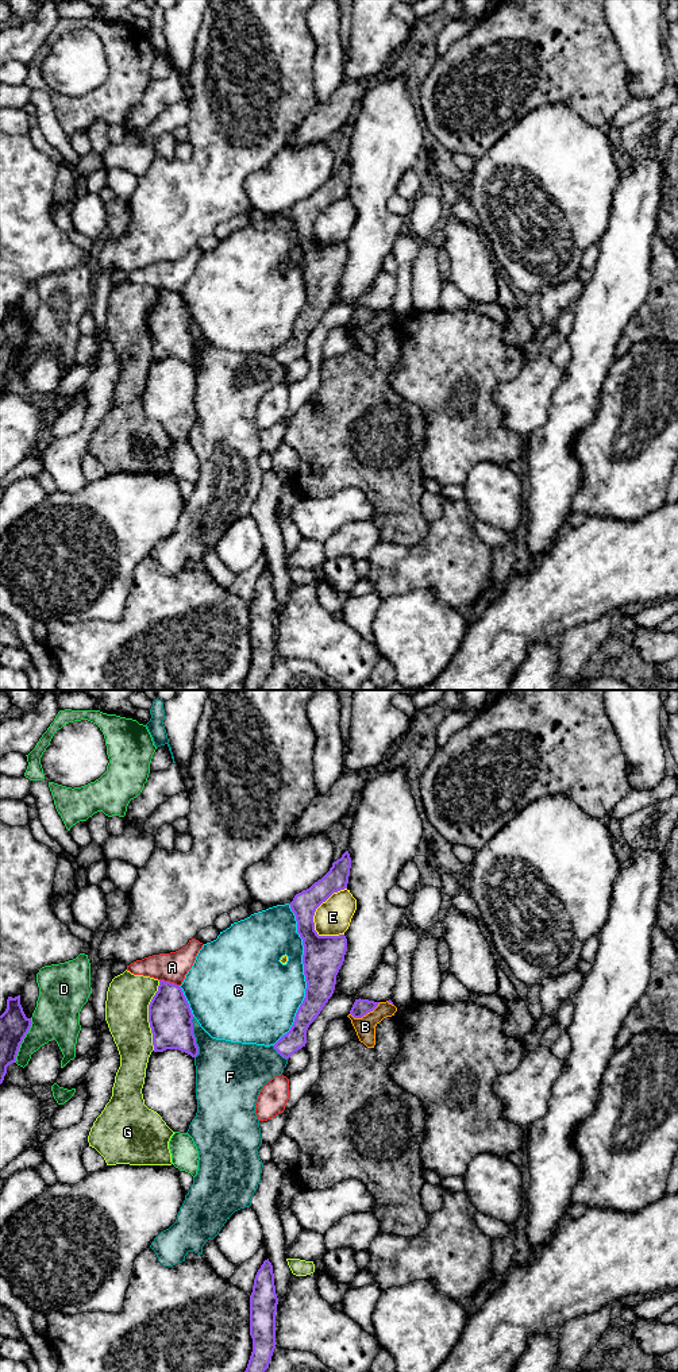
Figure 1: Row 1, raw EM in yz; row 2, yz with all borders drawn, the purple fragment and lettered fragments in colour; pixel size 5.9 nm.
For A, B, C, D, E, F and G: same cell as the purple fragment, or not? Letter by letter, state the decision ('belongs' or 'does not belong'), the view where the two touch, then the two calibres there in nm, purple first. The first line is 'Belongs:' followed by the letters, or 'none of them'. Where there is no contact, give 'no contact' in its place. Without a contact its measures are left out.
Belongs: none of them
A: does not belong; meets purple in yz; 260 nm thick on the purple side, 180 nm on the other
B: does not belong; meets purple in yz; 100 nm thick on the purple side, 120 nm on the other
C: does not belong; meets purple in yz; 240 nm thick on the purple side, 400 nm on the other
D: does not belong; meets purple in yz; 180 nm thick on the purple side, 280 nm on the other
E: does not belong; meets purple in yz; 160 nm thick on the purple side, 220 nm on the other
F: does not belong; meets purple in yz; 260 nm thick on the purple side, 340 nm on the other
G: does not belong; meets purple in yz; 260 nm thick on the purple side, 260 nm on the other

